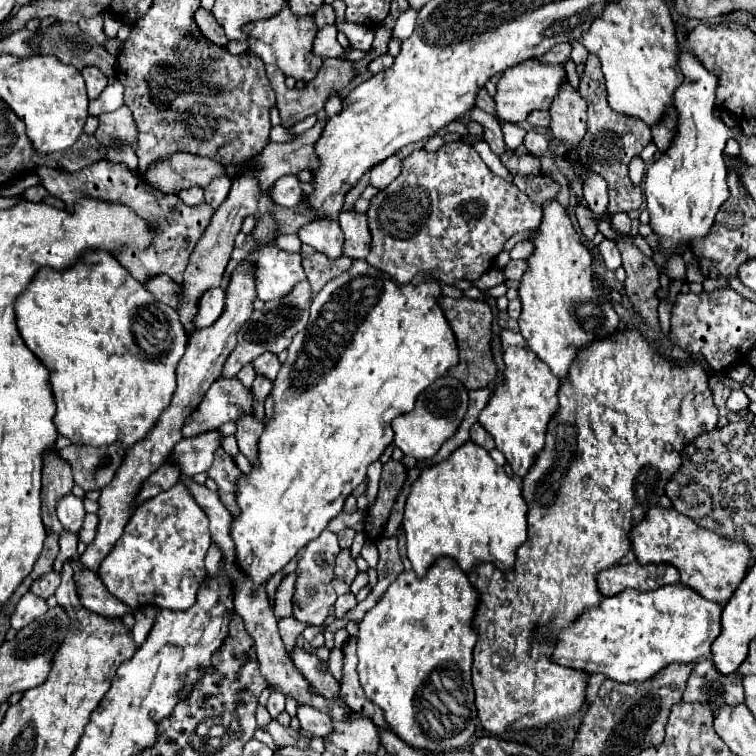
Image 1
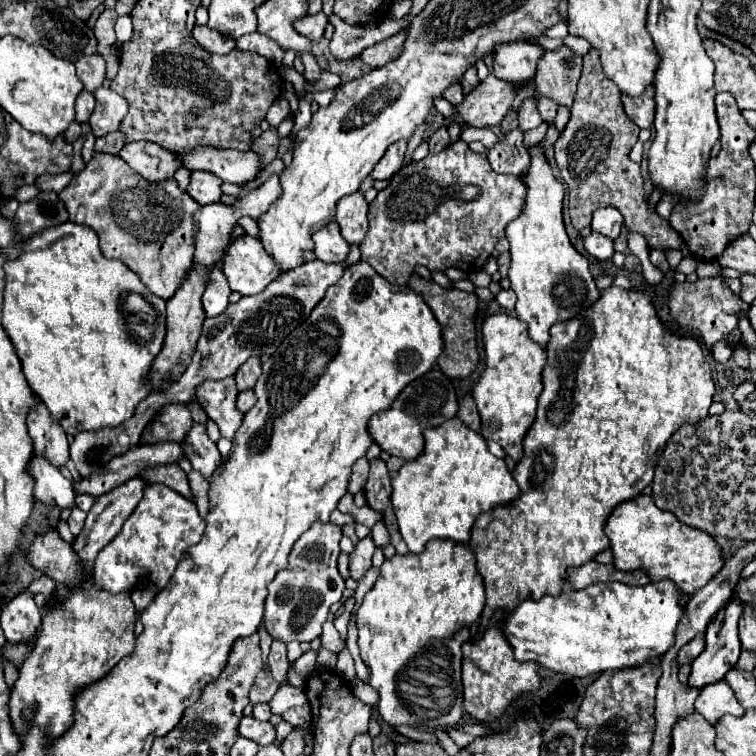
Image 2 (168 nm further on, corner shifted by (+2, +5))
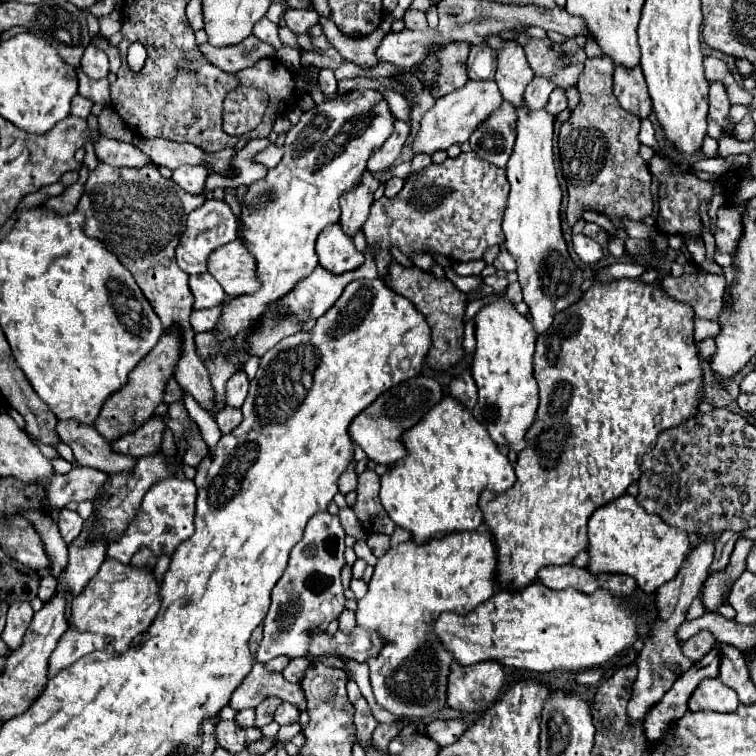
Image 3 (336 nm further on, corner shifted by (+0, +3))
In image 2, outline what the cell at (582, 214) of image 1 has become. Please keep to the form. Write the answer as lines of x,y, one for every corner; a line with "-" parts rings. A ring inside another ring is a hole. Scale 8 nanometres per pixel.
592,48
584,56
584,70
572,104
570,122
566,124
554,146
556,166
568,186
572,226
576,230
582,230
590,224
594,210
602,206
612,206
622,214
624,226
630,232
642,234
648,240
650,248
678,248
682,246
680,234
648,204
640,164
634,164
628,158
630,148
638,140
638,132
640,128
622,110
618,86
610,78
606,78
606,74
602,72
598,50

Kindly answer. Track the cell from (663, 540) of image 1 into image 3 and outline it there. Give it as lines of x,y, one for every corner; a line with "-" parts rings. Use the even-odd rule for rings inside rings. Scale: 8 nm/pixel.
630,494
612,500
608,506
602,506
600,510
596,510
596,514
592,514
588,522
588,540
588,570
592,570
592,574
614,572
632,576
646,594
656,592
662,584
676,578
690,554
688,534
666,524
656,514
648,514

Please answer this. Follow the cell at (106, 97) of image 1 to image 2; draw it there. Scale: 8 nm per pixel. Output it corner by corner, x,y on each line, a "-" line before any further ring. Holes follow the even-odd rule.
82,90
80,96
78,96
78,100
76,100
76,122
80,122
80,124
88,122
90,114
94,110
94,104
96,104
96,100
94,100
92,92

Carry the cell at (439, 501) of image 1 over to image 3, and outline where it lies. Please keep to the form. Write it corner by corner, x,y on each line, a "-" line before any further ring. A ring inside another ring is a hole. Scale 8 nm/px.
444,398
444,402
436,406
428,418
424,418
424,422
418,422
412,430
406,430
404,444
408,446
408,458
388,466
388,472
382,476
380,500
394,524
412,534
414,544
424,544
434,534
478,530
480,494
484,490
506,492
516,482
516,474
508,458
498,450
484,426
480,426
474,416
454,398

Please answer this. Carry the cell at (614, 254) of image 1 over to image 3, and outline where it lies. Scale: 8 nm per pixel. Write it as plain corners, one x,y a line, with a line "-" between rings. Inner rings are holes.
584,234
574,236
574,250
584,262
598,262
602,258
602,246

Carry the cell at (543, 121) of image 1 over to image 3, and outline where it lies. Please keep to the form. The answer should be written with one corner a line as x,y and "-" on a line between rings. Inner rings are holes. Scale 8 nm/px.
554,90
546,104
546,112
552,116
558,116
562,110
566,110
566,96
562,90

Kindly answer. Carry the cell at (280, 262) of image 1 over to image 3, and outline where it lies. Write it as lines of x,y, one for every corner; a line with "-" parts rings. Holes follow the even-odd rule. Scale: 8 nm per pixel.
240,238
220,246
208,262
208,272
220,282
228,298
254,294
262,286
256,274
256,258

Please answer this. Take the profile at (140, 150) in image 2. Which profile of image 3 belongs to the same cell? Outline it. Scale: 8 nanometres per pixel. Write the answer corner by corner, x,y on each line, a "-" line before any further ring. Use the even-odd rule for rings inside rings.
100,138
96,144
96,156
104,164
110,166
132,166
132,168
144,168
150,166
152,160
134,144
118,142
118,140
108,140

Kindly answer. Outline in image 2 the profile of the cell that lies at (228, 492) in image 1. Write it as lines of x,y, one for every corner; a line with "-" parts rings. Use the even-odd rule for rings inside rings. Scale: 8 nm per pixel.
192,424
186,438
182,440
184,456
190,460
192,468
198,470
202,476
210,478
212,472
218,468
222,456
216,448
216,444
208,438
204,424

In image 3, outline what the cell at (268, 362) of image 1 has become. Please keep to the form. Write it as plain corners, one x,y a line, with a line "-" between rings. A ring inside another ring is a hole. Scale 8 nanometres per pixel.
238,370
226,384
226,404
240,408
248,396
248,388
250,388
250,380
246,372

